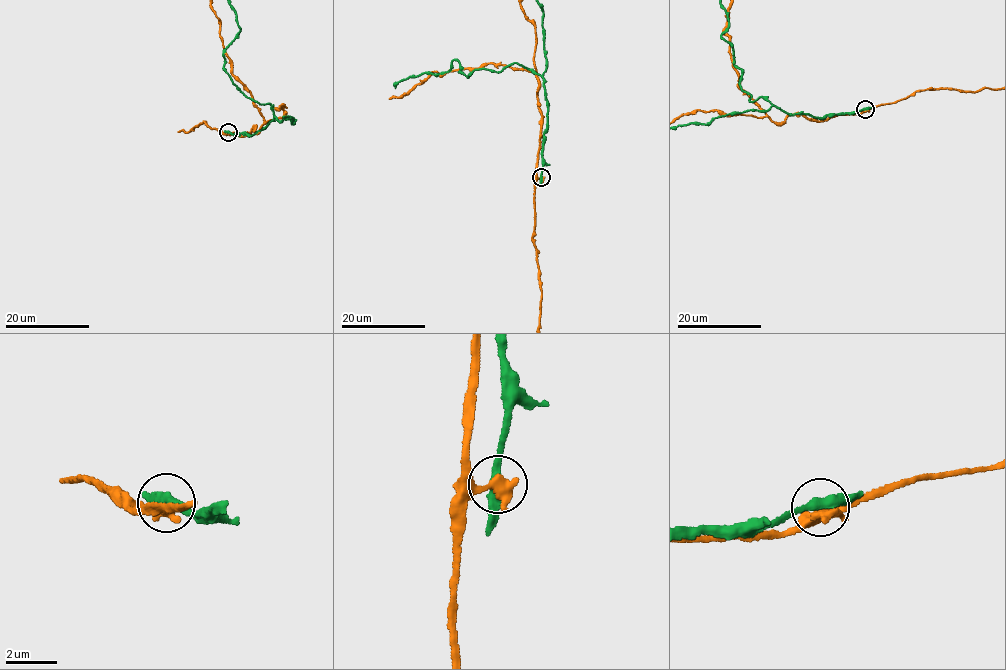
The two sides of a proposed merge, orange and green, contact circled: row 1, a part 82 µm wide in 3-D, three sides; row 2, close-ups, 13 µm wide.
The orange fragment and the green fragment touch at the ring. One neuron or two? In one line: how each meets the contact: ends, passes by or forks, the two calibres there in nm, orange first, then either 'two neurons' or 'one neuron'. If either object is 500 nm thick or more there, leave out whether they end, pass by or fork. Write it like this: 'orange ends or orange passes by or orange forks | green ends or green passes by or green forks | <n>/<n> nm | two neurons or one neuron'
orange ends | green passes by | 460/360 nm | two neurons

